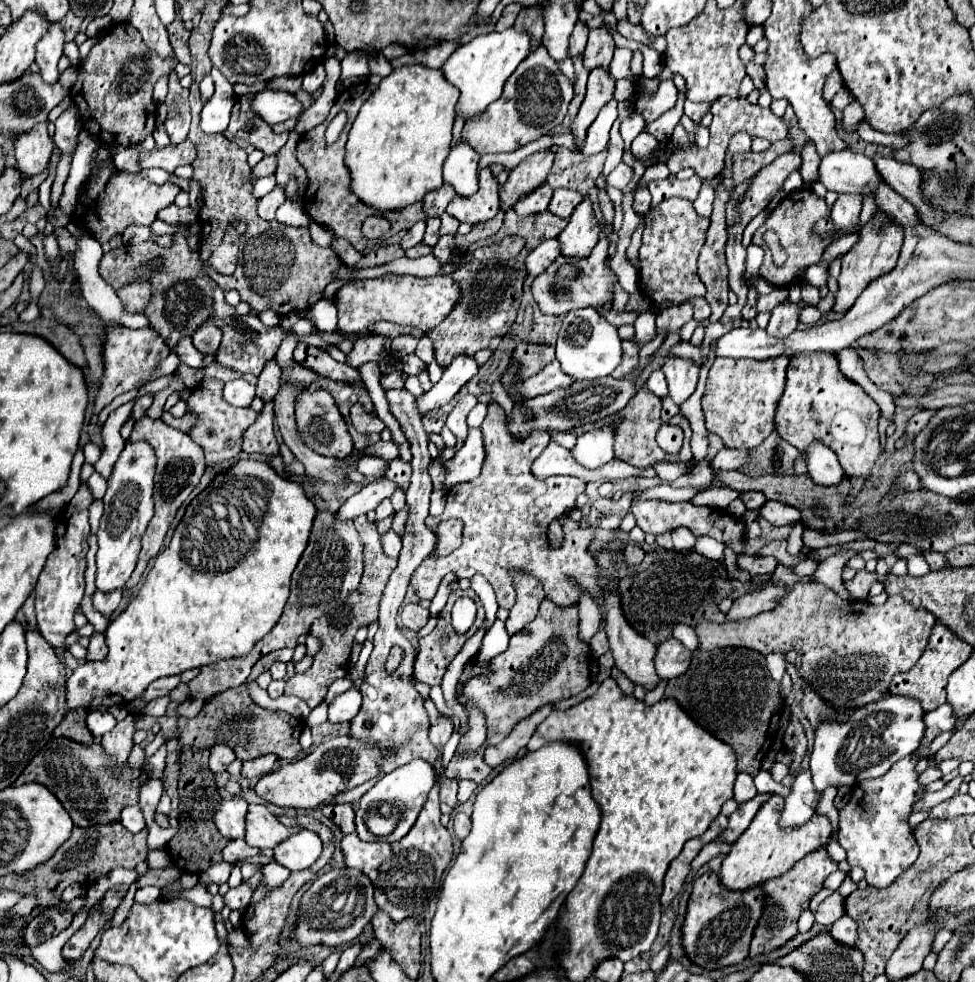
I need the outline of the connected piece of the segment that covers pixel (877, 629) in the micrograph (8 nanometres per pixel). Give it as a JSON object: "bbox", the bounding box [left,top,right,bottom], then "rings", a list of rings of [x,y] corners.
{"bbox":[694,580,936,710],"rings":[[[800,580],[792,586],[790,594],[778,602],[774,610],[768,610],[760,616],[752,616],[748,620],[736,620],[732,624],[728,622],[716,624],[716,622],[702,618],[694,630],[700,640],[700,650],[742,646],[742,648],[752,648],[762,654],[788,652],[790,648],[794,648],[796,652],[802,652],[804,654],[802,670],[800,670],[802,678],[810,680],[816,692],[820,692],[828,702],[832,702],[834,708],[844,710],[844,708],[860,708],[862,704],[876,702],[878,692],[890,686],[890,680],[896,672],[910,670],[922,656],[934,622],[936,618],[932,616],[932,612],[914,608],[902,596],[890,596],[886,604],[882,606],[866,604],[866,602],[844,602],[824,584]]]}

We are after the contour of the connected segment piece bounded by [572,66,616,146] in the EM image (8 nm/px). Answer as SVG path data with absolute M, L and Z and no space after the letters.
M594 68L588 76L588 90L586 90L586 98L580 106L580 112L572 124L572 132L576 136L578 146L582 146L584 138L586 138L586 130L588 126L594 122L594 118L598 116L600 108L614 98L614 84L616 80L610 74L610 68Z

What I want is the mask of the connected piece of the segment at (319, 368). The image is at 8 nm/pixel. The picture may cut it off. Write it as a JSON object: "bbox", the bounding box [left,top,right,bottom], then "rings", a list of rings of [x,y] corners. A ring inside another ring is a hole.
{"bbox":[294,342,366,390],"rings":[[[298,342],[296,350],[294,350],[294,360],[312,368],[312,370],[316,370],[318,374],[322,374],[326,378],[340,380],[340,382],[354,382],[356,386],[366,390],[356,368],[352,368],[348,364],[342,364],[342,362],[336,362],[328,352],[320,350],[316,346],[308,346],[304,342]]]}

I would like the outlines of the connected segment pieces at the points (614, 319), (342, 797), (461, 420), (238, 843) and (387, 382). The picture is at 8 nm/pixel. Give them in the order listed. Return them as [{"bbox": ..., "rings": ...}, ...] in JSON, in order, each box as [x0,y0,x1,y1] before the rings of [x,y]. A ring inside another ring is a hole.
[{"bbox":[597,308,638,327],"rings":[[[597,308],[598,312],[602,314],[602,316],[607,317],[608,322],[613,324],[616,327],[619,327],[623,324],[633,324],[638,317],[638,312],[617,312],[614,311],[613,308],[606,310],[602,308]]]},{"bbox":[334,778,378,804],"rings":[[[374,778],[374,780],[366,782],[366,784],[360,784],[360,786],[352,788],[352,790],[346,790],[346,792],[336,794],[336,796],[334,796],[334,802],[350,802],[350,804],[356,804],[356,802],[360,800],[360,796],[362,796],[366,790],[370,790],[370,786],[374,786],[376,780],[378,780],[378,778]]]},{"bbox":[446,394,476,446],"rings":[[[468,394],[464,398],[460,398],[460,402],[454,406],[454,410],[450,412],[448,420],[446,420],[446,426],[454,432],[454,436],[458,438],[458,446],[466,440],[466,432],[468,432],[468,424],[466,424],[466,416],[468,412],[476,406],[476,396]]]},{"bbox":[222,840,260,864],"rings":[[[230,840],[226,844],[226,848],[222,850],[224,860],[232,862],[232,864],[242,864],[242,862],[246,862],[248,858],[252,858],[256,854],[260,854],[260,850],[248,846],[244,840]]]},{"bbox":[380,372,407,391],"rings":[[[392,372],[388,375],[382,374],[380,384],[385,391],[396,388],[400,389],[404,387],[407,377],[407,374],[404,372]]]}]

